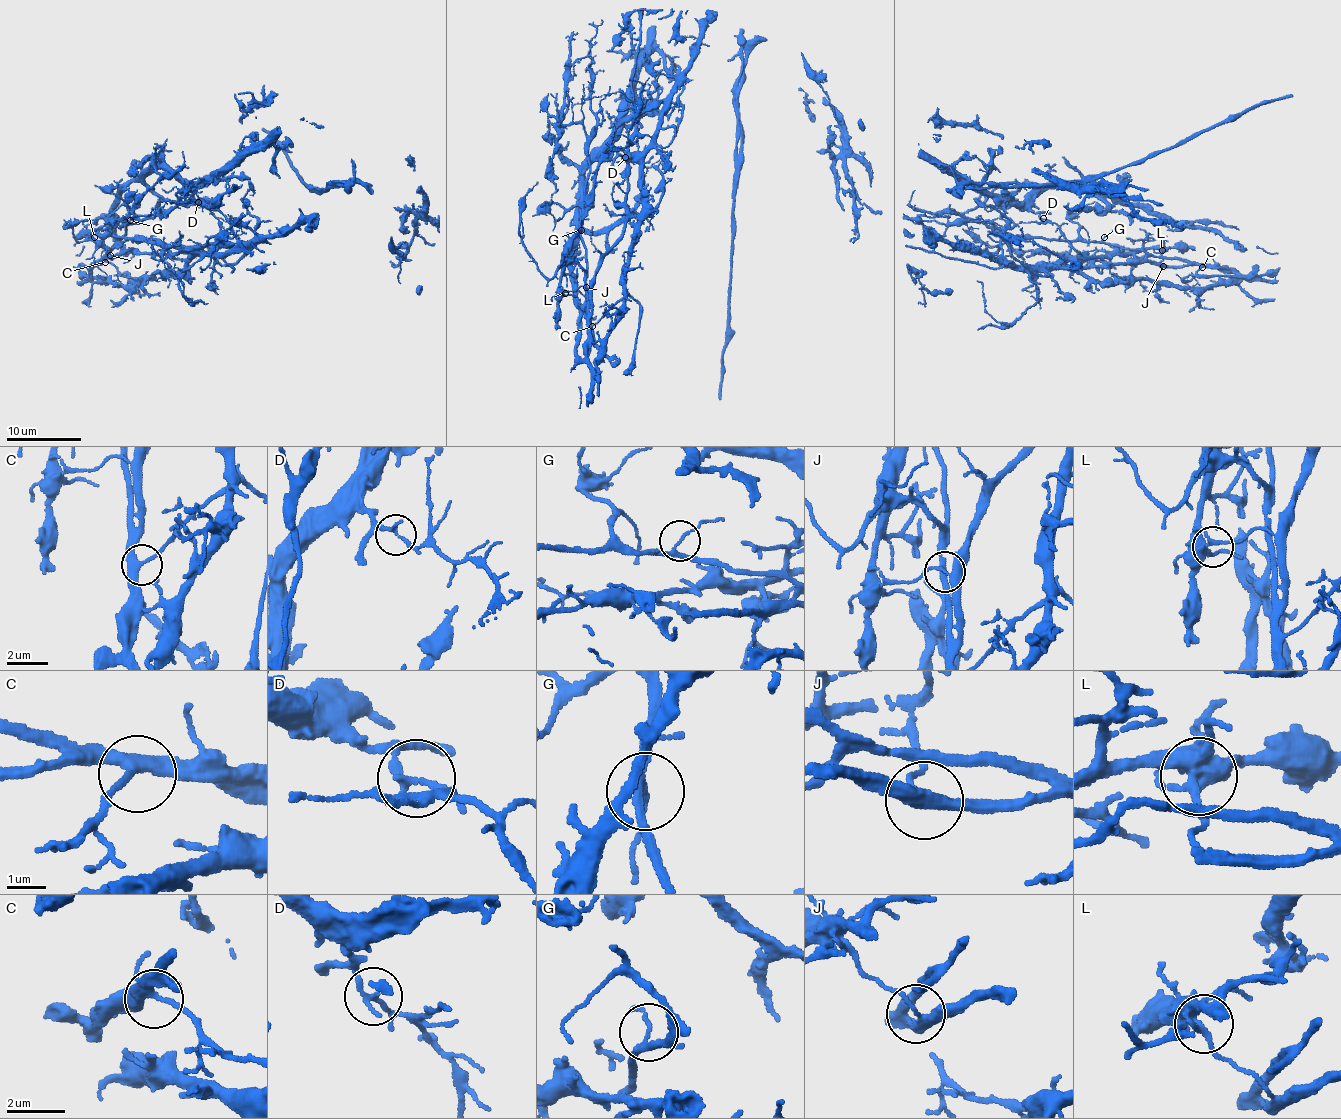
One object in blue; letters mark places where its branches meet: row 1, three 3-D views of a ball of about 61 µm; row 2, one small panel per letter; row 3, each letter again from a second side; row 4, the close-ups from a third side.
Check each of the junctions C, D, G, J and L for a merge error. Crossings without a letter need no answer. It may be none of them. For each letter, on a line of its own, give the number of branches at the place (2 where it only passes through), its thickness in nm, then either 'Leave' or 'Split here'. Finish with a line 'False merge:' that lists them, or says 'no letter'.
C: Branches: 3. Thickness 320 nm. Leave
D: Branches: 2. Thickness 180 nm. Split here
G: Branches: 3. Thickness 170 nm. Leave
J: Branches: 3. Thickness 280 nm. Split here
L: Branches: 3. Thickness 320 nm. Leave
False merge: D, J

